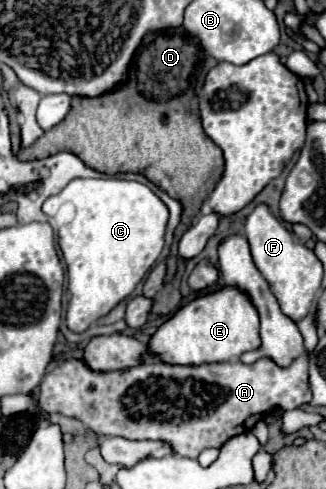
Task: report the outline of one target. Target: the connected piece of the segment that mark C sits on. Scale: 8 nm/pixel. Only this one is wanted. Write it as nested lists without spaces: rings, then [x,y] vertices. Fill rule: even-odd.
[[[77,178],[69,182],[59,194],[51,196],[43,204],[43,212],[47,216],[55,216],[63,204],[75,206],[75,218],[59,228],[59,246],[67,264],[67,282],[71,292],[71,304],[67,308],[67,326],[73,332],[83,332],[95,320],[107,316],[121,300],[125,300],[147,270],[155,264],[163,250],[169,210],[145,184],[133,180],[119,178],[101,178],[101,180],[85,180]]]

